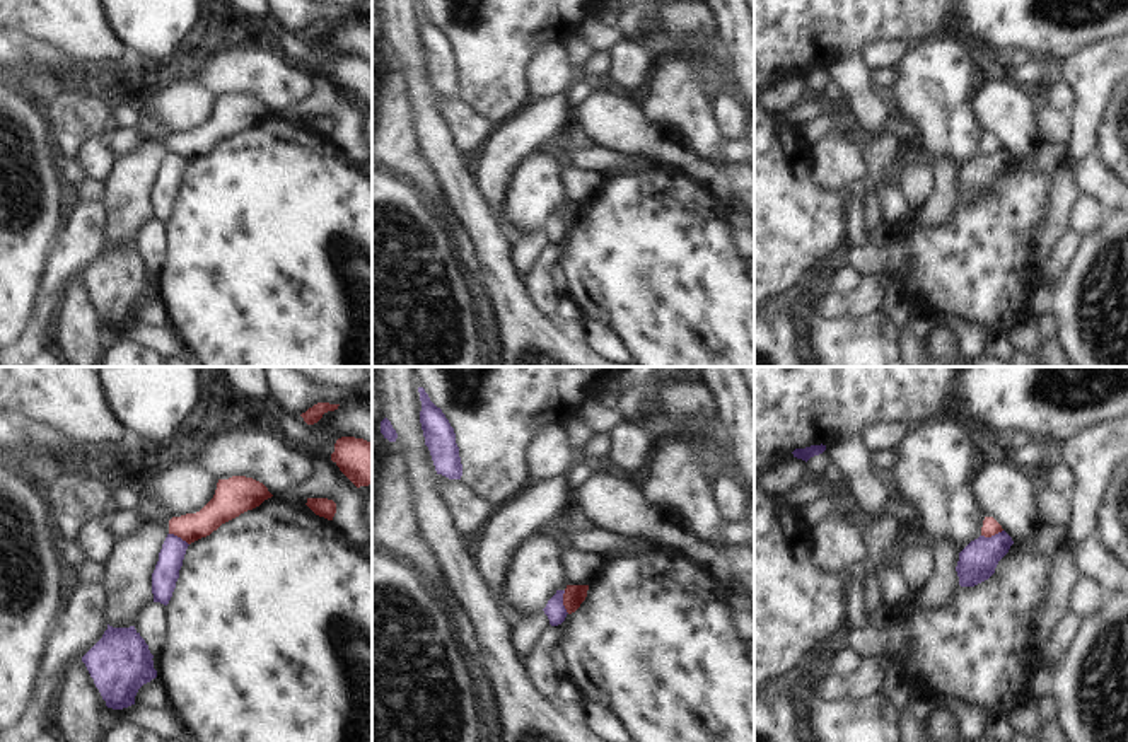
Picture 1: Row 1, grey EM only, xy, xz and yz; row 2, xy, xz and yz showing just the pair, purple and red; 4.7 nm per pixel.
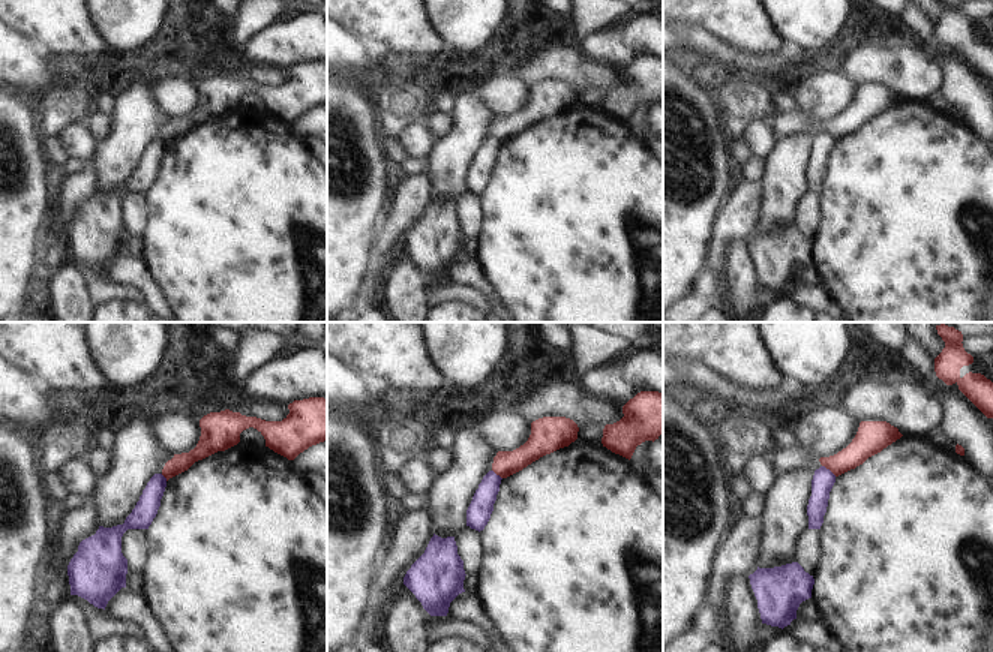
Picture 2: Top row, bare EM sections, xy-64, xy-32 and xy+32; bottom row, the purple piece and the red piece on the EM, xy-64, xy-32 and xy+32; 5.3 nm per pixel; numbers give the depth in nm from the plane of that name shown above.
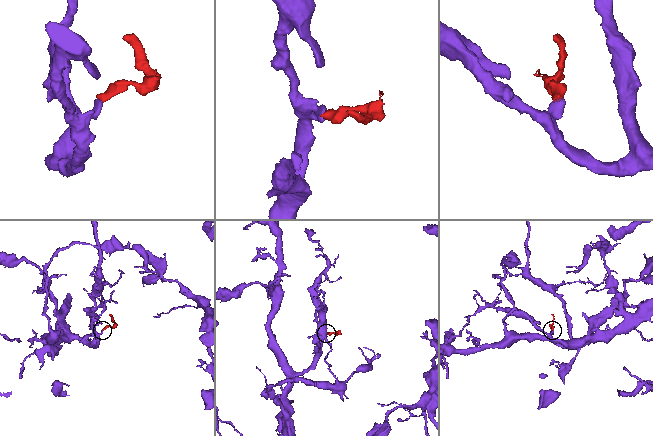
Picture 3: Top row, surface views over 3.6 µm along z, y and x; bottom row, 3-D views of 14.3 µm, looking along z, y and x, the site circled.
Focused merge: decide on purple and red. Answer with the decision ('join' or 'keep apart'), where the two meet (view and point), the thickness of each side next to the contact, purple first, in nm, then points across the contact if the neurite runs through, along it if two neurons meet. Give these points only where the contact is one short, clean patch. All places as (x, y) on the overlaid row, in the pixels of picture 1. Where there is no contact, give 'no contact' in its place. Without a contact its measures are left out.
keep apart; contact xz (562, 602); calibres 90 and 100 nm; border xz (564, 591), (564, 608), (569, 613)

